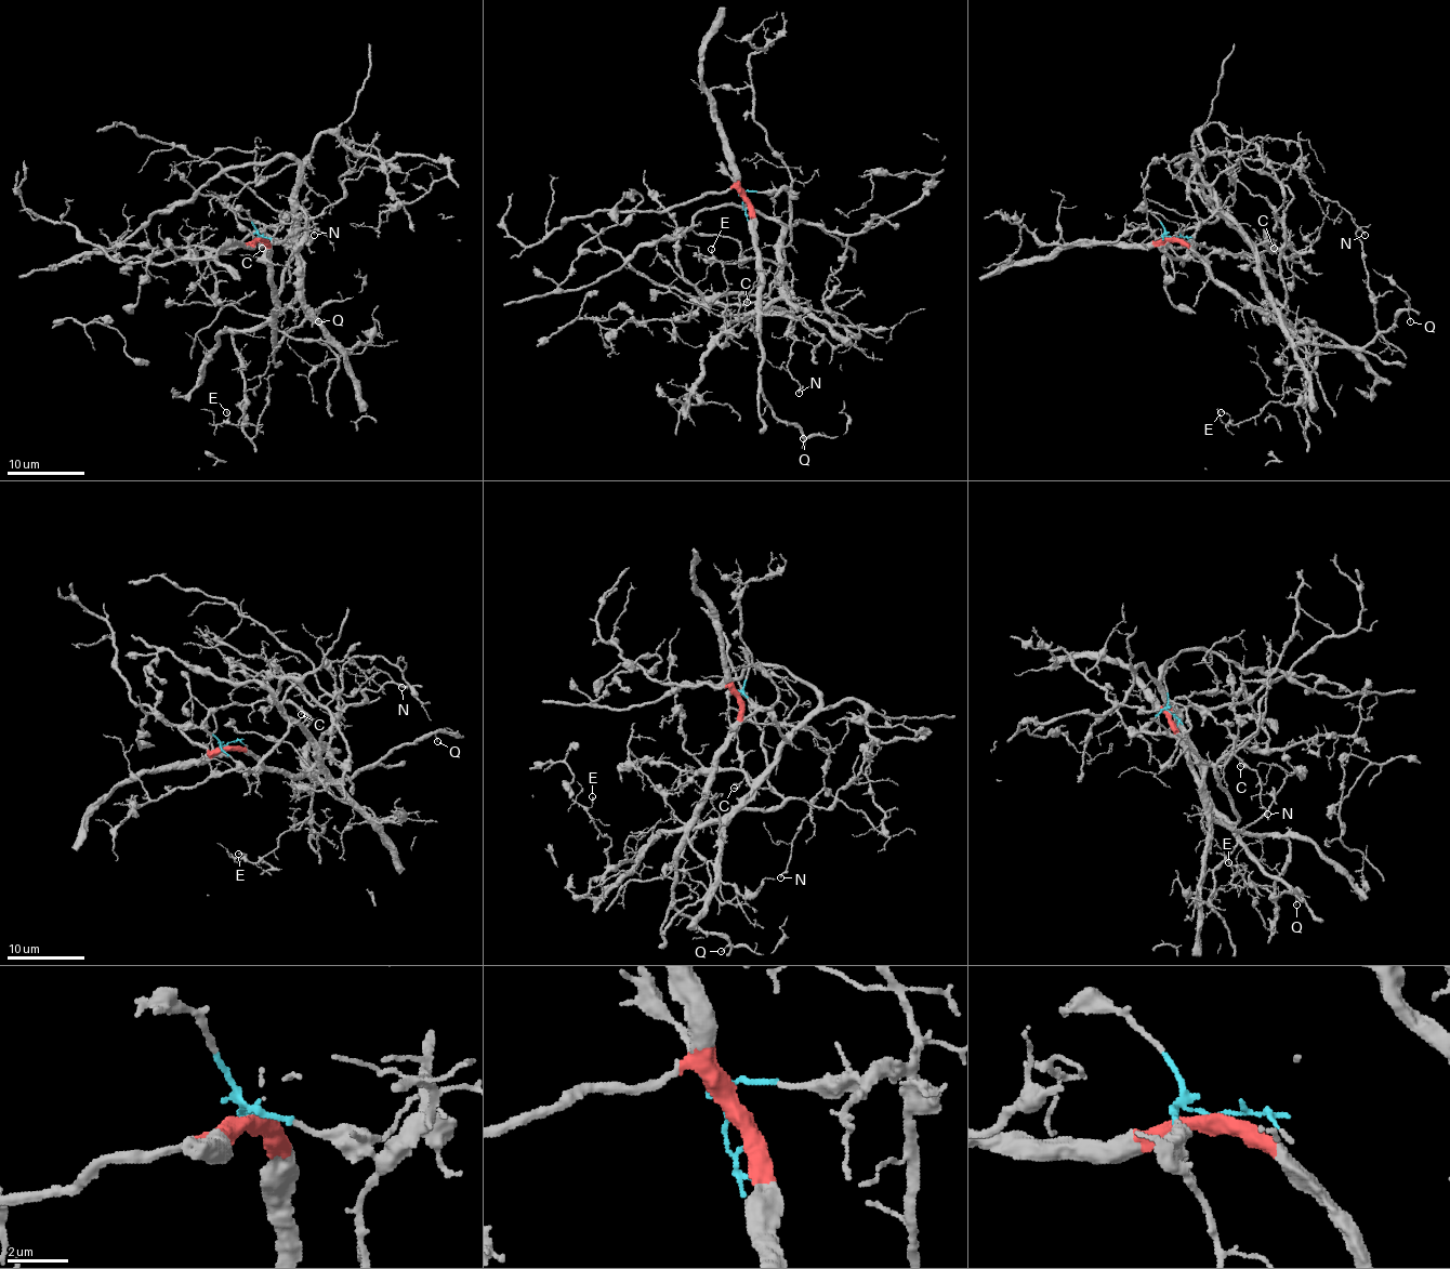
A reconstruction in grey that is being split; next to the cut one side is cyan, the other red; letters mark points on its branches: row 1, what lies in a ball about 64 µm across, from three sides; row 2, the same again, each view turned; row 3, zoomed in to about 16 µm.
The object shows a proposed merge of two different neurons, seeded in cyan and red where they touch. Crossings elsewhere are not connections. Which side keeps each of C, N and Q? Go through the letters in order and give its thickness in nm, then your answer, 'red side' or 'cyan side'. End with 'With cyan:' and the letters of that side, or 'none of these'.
C: 110 nm | cyan side
N: 140 nm | cyan side
Q: 100 nm | red side
With cyan: C, N

